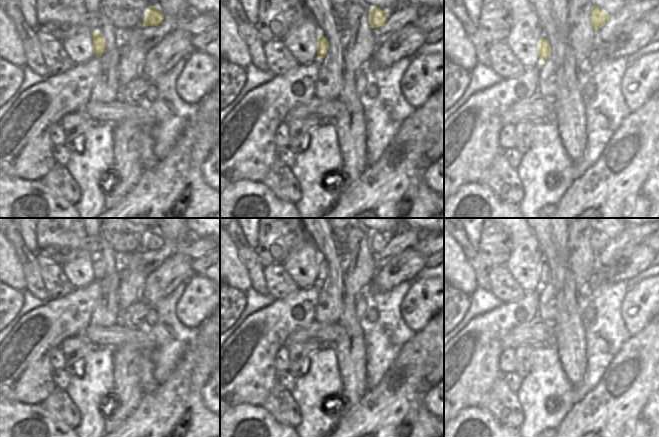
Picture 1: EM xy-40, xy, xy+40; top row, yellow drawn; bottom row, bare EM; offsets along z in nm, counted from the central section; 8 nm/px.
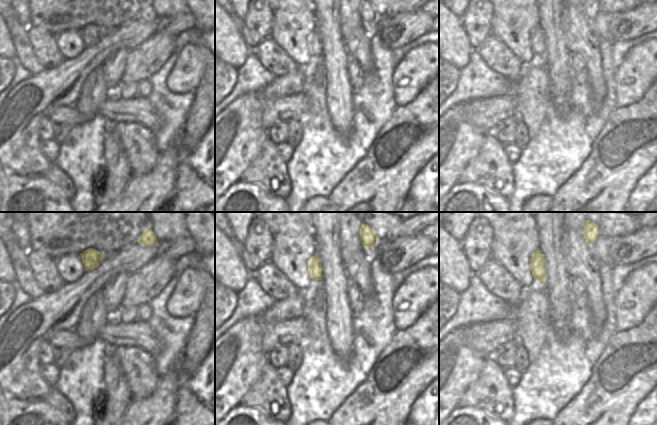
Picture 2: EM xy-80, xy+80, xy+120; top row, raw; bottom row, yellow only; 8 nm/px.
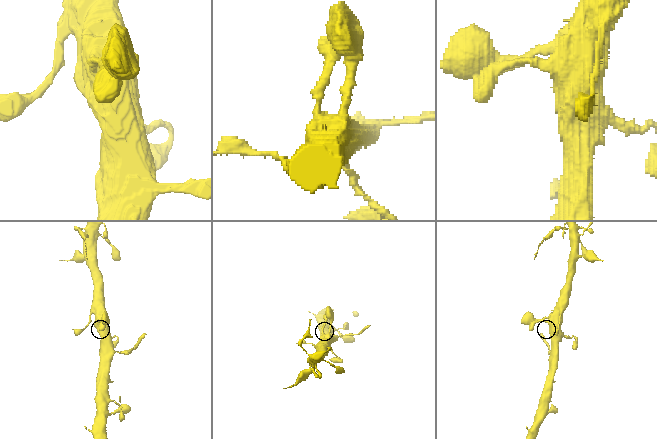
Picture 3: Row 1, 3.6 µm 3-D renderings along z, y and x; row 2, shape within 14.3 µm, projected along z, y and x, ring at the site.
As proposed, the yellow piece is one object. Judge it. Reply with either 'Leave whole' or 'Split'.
Leave whole

